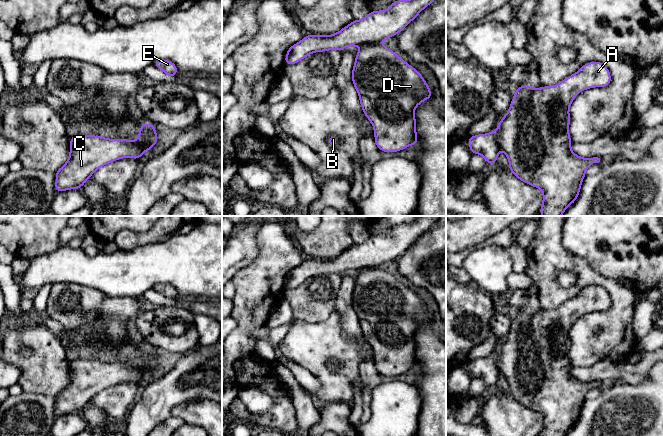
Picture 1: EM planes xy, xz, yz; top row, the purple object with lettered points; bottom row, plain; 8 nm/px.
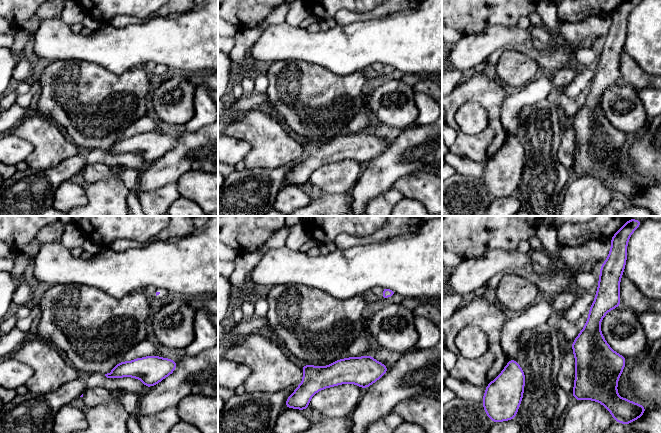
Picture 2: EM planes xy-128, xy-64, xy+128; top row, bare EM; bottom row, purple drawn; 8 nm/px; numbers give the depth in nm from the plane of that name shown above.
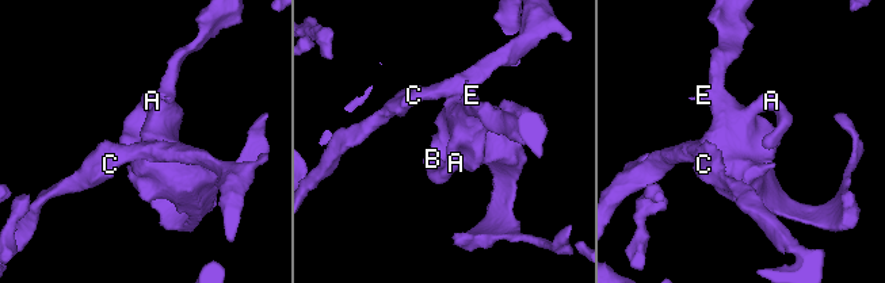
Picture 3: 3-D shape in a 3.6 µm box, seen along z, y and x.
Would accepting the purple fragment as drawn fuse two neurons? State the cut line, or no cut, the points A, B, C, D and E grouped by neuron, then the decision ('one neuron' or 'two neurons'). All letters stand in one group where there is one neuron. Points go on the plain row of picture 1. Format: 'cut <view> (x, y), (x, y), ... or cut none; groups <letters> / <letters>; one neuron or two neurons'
cut none; groups A B C D E; one neuron

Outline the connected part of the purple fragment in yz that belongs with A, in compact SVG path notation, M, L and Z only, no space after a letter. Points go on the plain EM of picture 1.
M592 285L555 310L533 313L526 308L515 312L509 334L499 345L497 354L468 361L471 378L481 378L488 389L493 389L502 373L514 400L543 416L540 436L564 436L577 424L587 392L600 386L598 381L582 382L570 373L570 329L579 316L607 311L610 307L608 292L601 286Z

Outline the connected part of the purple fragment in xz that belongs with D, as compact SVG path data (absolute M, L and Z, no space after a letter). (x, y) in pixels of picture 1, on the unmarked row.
M418 216L409 224L392 225L388 234L370 235L362 244L353 244L333 259L306 259L292 269L285 280L285 290L296 288L313 276L342 275L347 270L361 270L356 277L352 306L359 319L363 337L372 347L376 370L383 376L398 376L416 370L415 332L426 323L433 323L422 299L395 276L380 266L401 256L418 238L435 225L439 216Z

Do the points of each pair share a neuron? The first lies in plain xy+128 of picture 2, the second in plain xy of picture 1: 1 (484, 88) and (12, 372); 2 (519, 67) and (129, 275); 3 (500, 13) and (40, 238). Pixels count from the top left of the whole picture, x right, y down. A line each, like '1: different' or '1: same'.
1: different
2: different
3: same

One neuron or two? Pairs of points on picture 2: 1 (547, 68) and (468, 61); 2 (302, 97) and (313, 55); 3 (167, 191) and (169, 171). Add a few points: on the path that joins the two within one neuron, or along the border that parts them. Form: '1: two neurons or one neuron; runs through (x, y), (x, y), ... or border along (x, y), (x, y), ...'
1: one neuron; runs through (530, 51), (523, 49), (514, 40), (488, 41)
2: two neurons; border along (288, 60), (303, 60), (317, 63), (332, 72)
3: two neurons; border along (175, 182), (151, 191), (145, 191)

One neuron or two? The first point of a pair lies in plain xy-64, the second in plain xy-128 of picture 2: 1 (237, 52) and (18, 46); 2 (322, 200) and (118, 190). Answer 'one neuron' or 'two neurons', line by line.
1: one neuron
2: one neuron

